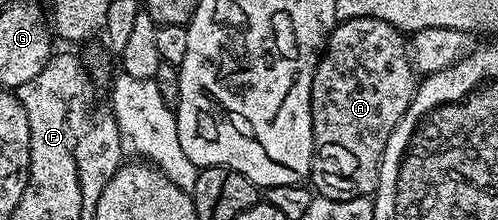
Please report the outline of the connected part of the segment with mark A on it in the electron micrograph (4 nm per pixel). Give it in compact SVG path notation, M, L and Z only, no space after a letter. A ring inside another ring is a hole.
M359 17L349 21L340 21L337 24L328 37L328 43L322 50L322 56L317 60L314 79L312 80L312 148L314 152L312 154L310 181L319 196L329 197L330 199L354 199L355 197L372 197L375 194L380 178L382 155L386 151L386 143L390 139L394 127L398 127L402 115L406 115L406 107L410 107L410 103L414 99L417 84L418 74L412 68L410 45L401 30L395 29L393 25L382 19L374 19L373 17Z

